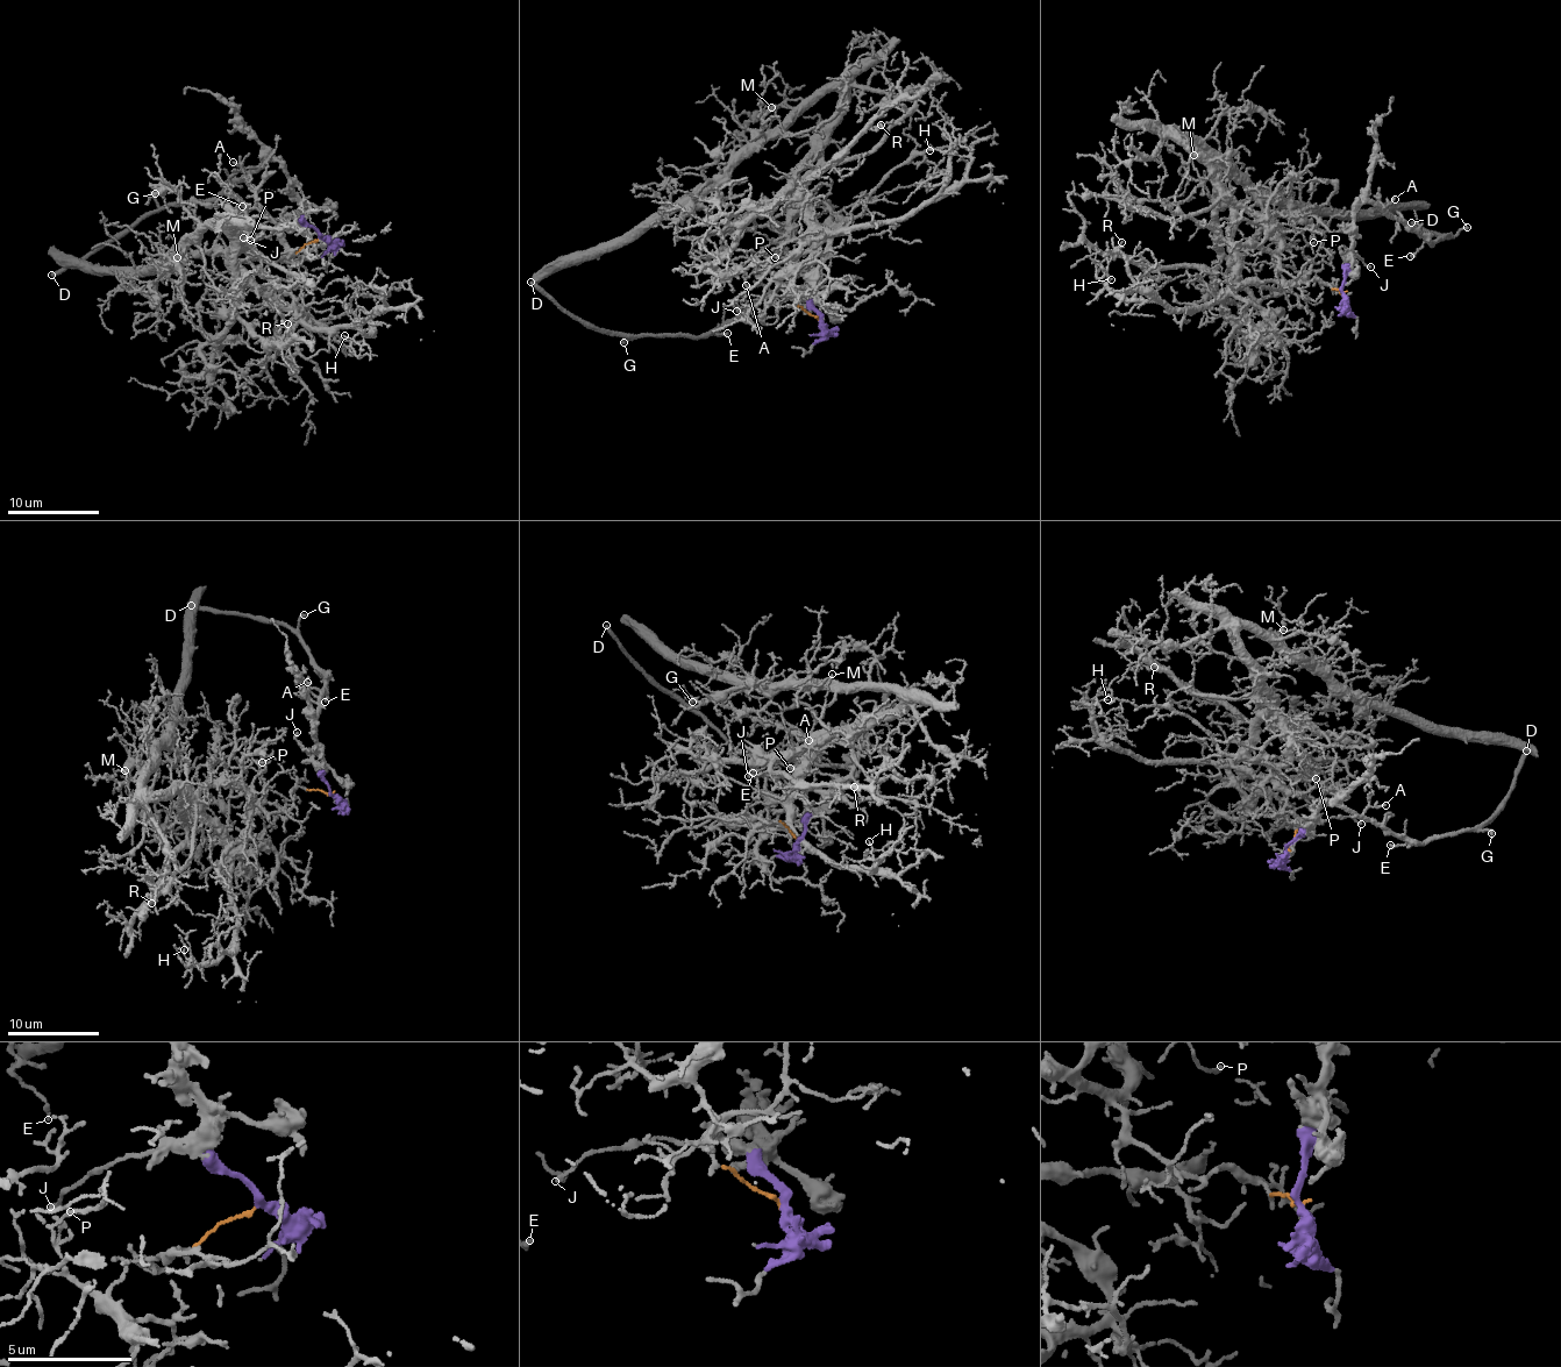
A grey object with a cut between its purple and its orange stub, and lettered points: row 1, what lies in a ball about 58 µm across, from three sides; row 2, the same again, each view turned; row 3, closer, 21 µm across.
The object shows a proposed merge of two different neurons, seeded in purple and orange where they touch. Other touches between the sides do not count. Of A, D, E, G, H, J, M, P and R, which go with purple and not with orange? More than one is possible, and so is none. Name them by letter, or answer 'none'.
A, D, E, G, J

